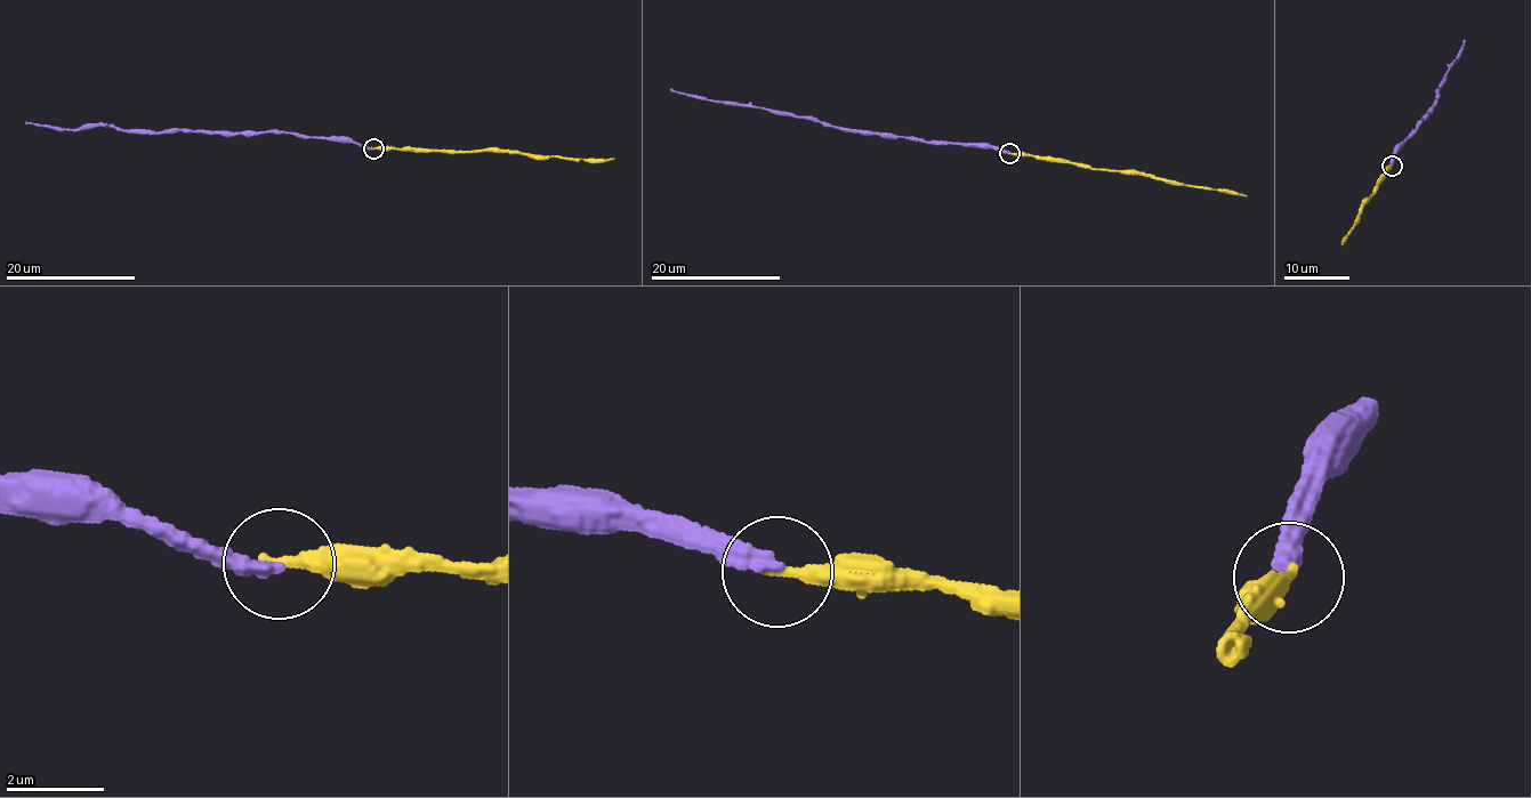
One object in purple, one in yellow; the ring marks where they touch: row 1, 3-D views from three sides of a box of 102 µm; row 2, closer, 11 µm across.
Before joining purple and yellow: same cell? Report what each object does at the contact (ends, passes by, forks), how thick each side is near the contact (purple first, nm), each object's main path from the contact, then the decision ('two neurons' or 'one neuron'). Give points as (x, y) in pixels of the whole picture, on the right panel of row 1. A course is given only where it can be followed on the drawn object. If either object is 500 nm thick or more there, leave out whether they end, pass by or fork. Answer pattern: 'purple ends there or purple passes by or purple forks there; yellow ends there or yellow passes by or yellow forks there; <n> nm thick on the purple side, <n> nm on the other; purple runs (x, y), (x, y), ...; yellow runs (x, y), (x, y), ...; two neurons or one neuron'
purple ends there; yellow ends there; 320 nm thick on the purple side, 280 nm on the other; purple runs (1391, 166), (1440, 95), (1439, 90), (1461, 54), (1464, 40); yellow runs (1392, 166), (1359, 210), (1355, 224), (1343, 246); one neuron

